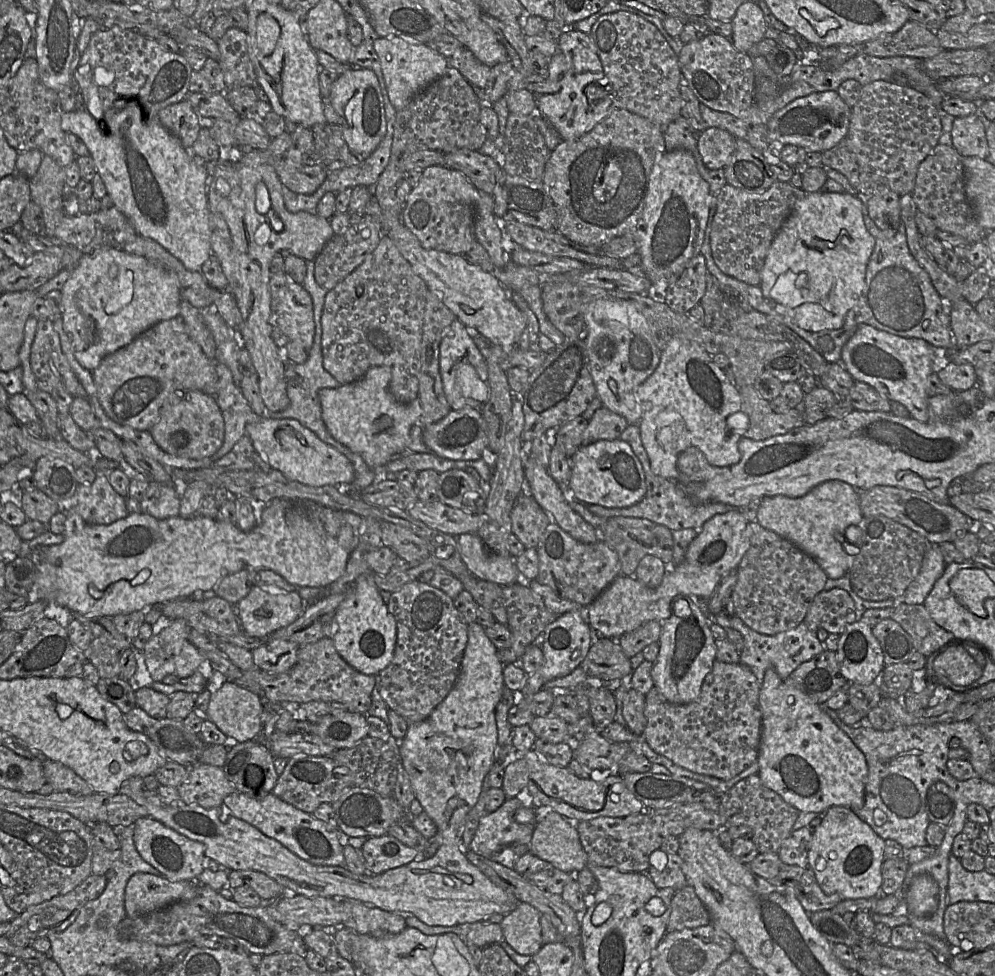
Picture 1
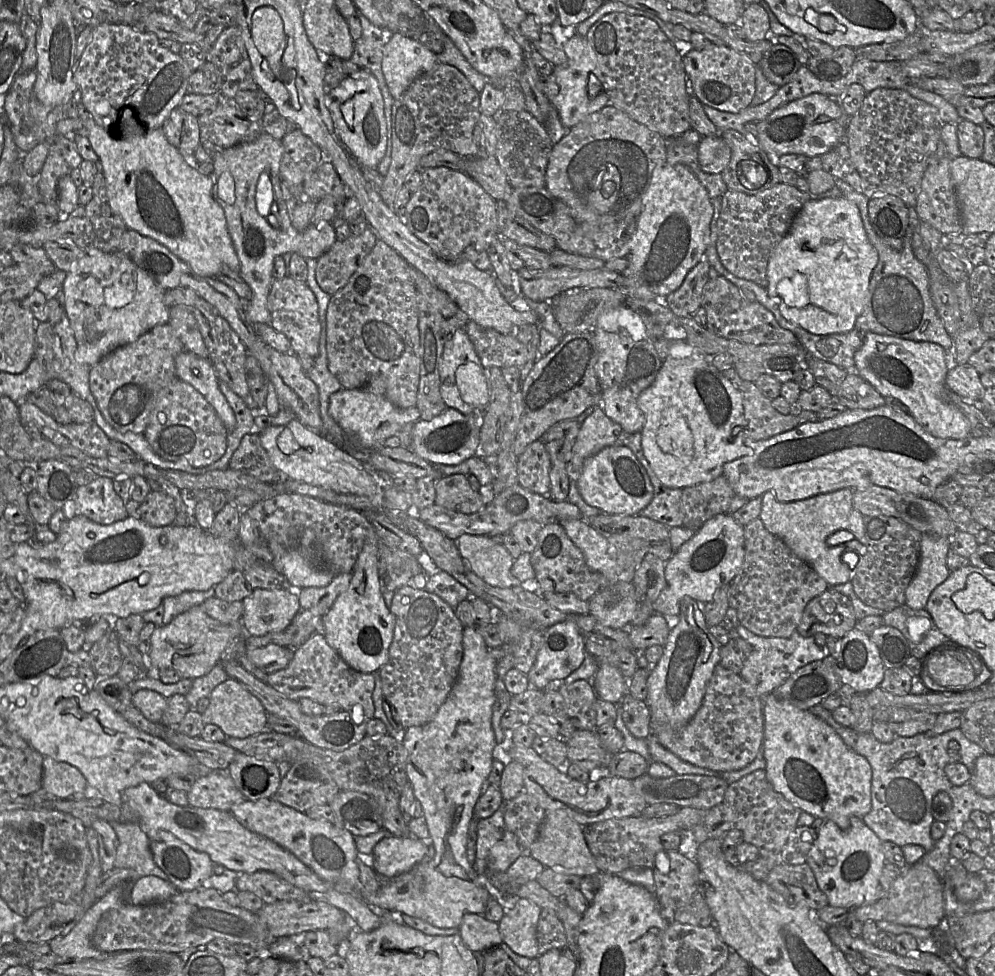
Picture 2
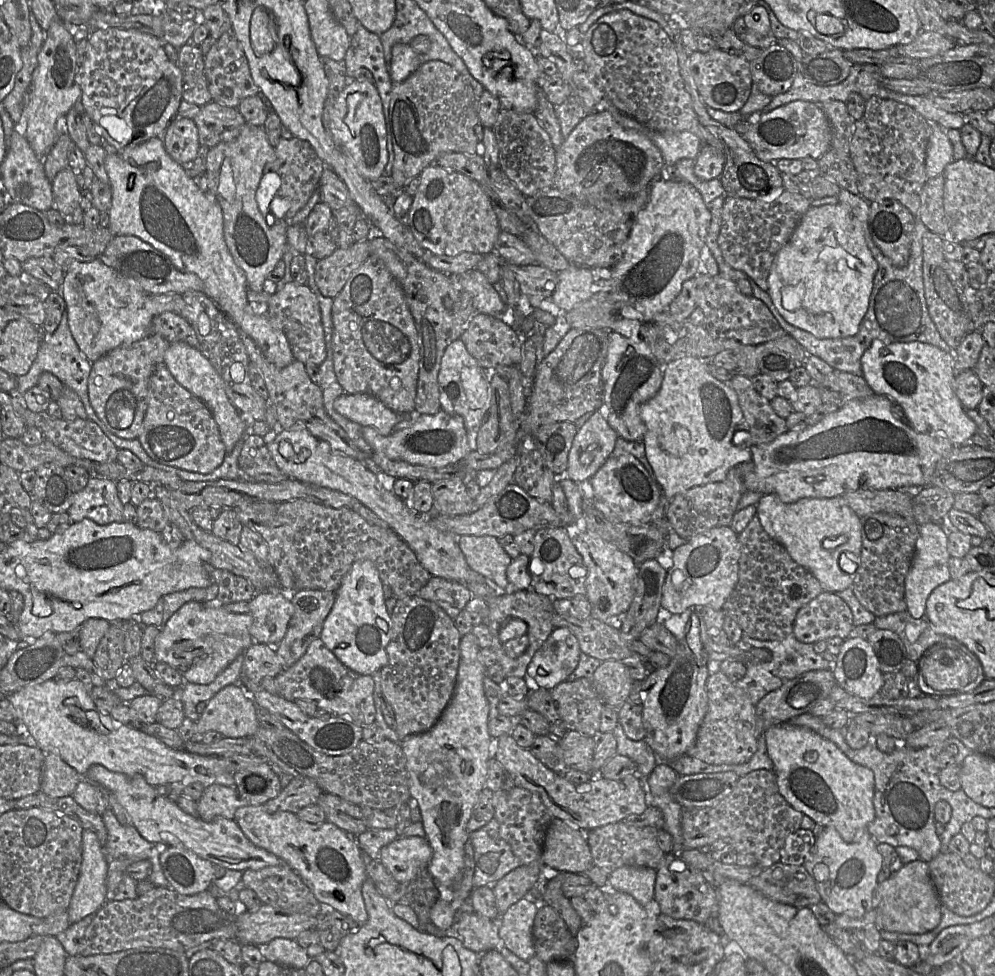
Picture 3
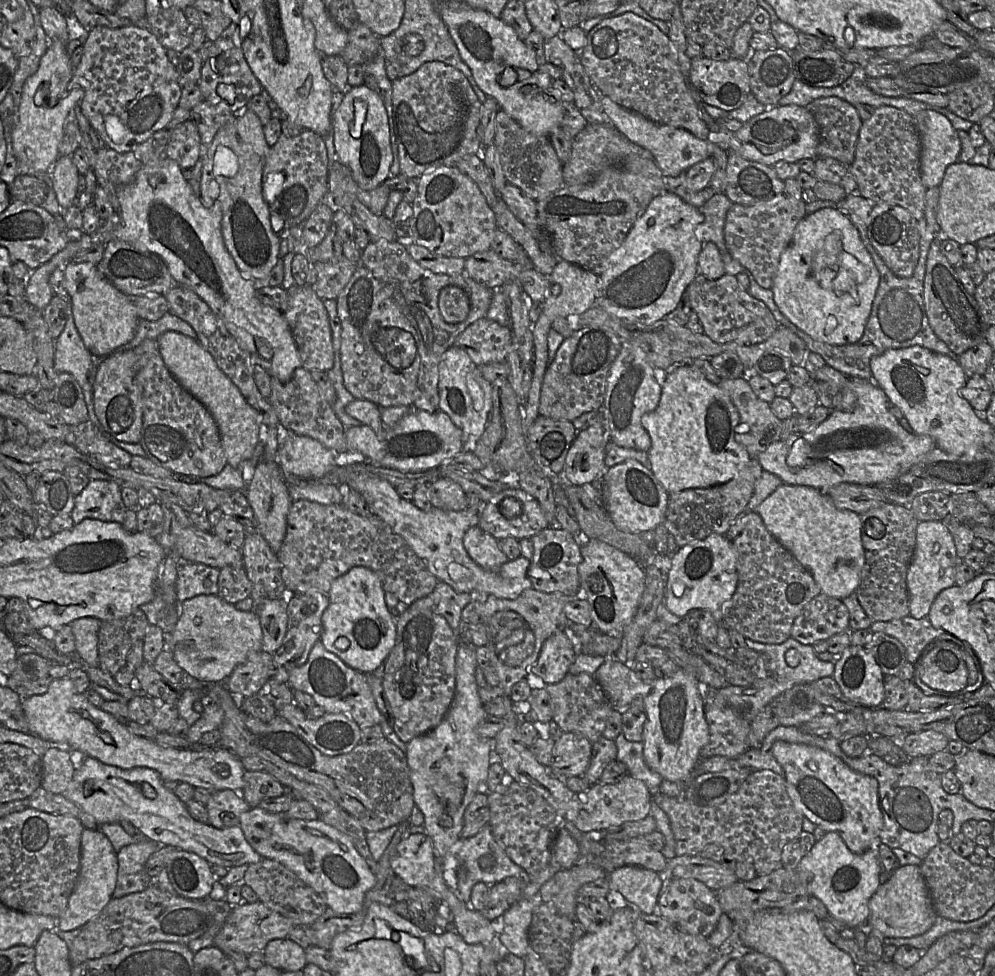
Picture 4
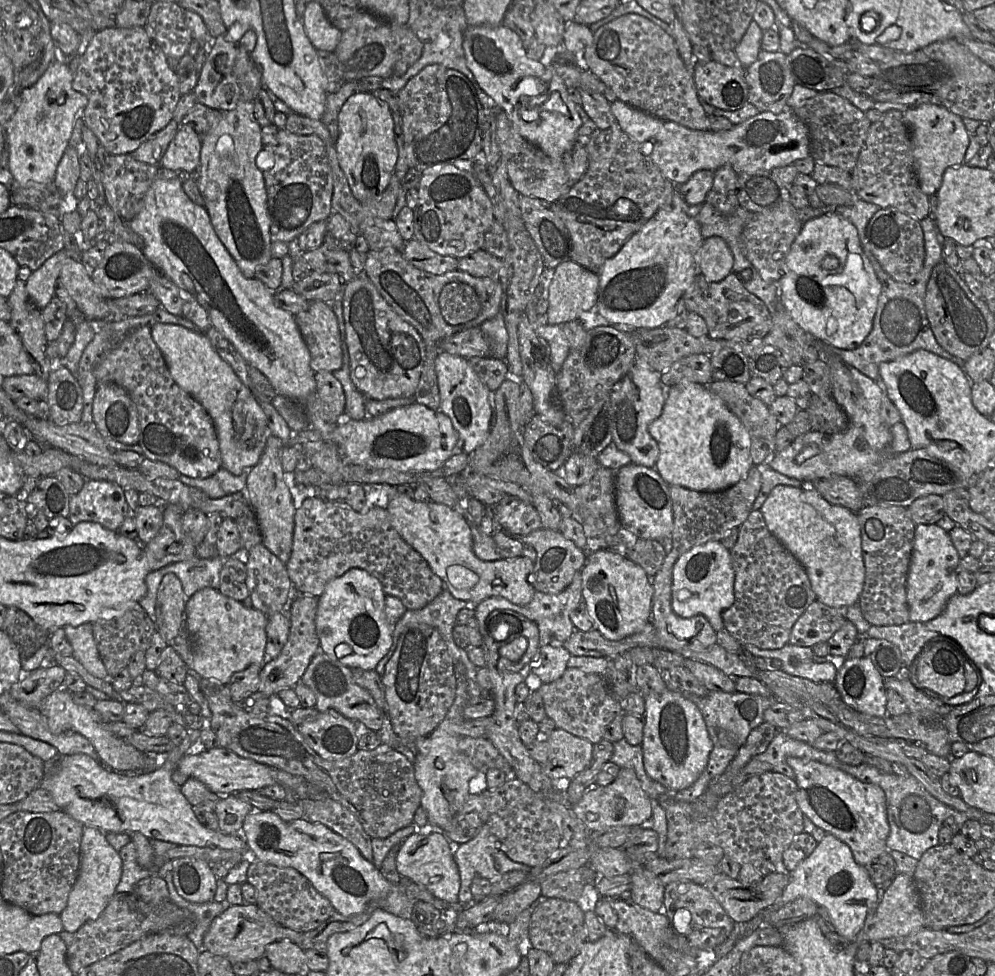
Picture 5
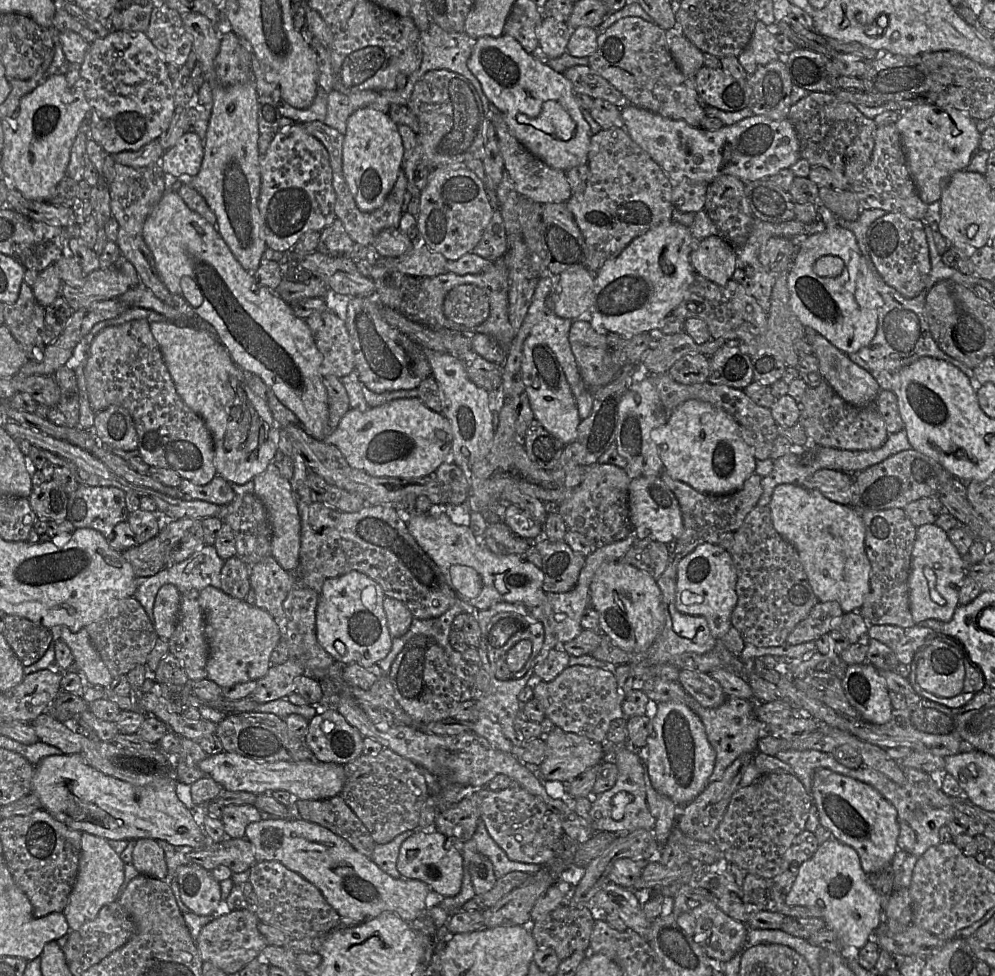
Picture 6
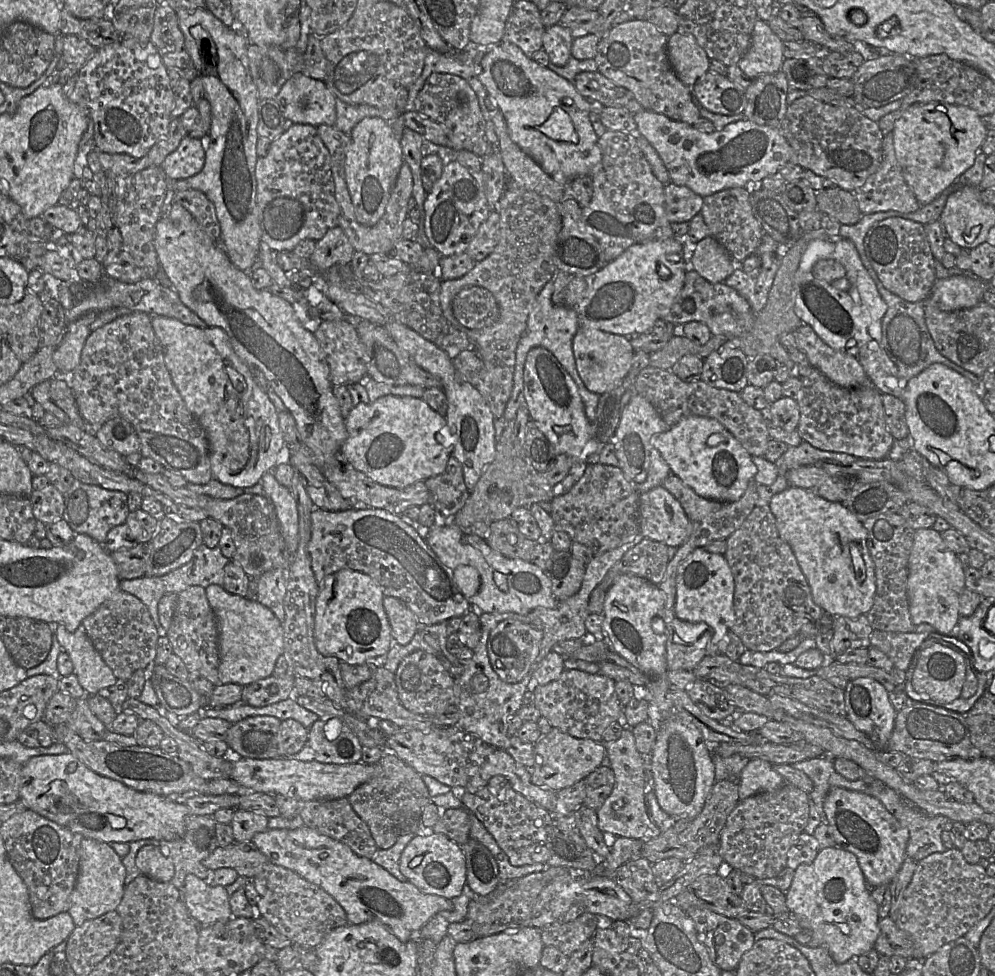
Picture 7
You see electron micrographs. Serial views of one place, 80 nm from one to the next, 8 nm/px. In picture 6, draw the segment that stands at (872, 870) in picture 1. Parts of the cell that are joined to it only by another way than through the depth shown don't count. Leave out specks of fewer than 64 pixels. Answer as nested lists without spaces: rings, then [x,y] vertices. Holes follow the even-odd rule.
[[[835,838],[820,844],[813,856],[799,865],[790,891],[785,895],[789,906],[803,906],[815,909],[826,923],[826,928],[835,932],[842,947],[861,949],[882,923],[881,901],[877,892],[868,883],[866,873],[860,865],[857,852]]]

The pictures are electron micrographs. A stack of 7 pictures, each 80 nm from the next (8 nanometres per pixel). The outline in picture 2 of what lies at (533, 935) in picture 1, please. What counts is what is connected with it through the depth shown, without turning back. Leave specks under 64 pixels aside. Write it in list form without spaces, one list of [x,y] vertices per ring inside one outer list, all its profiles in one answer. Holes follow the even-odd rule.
[[[502,896],[504,916],[498,922],[504,943],[513,952],[530,959],[537,958],[537,925],[541,908],[526,898]]]

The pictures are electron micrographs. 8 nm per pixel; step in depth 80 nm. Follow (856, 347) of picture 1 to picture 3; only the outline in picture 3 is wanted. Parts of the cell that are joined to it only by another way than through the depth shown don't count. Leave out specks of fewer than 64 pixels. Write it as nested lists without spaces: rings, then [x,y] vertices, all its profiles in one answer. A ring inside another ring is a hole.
[[[877,339],[861,357],[861,376],[876,394],[889,397],[903,408],[915,431],[943,435],[954,445],[962,446],[970,444],[976,432],[976,424],[968,416],[956,395],[954,383],[957,373],[956,362],[952,355],[937,346],[923,342],[885,343]]]

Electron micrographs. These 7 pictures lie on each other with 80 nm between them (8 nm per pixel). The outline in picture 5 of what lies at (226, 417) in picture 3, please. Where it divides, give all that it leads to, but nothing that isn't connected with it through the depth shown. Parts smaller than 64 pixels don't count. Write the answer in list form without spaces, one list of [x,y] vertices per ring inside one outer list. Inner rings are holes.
[[[163,323],[153,325],[151,334],[175,383],[198,401],[211,417],[219,442],[221,467],[239,475],[245,468],[256,465],[265,447],[268,427],[265,413],[250,389],[219,356],[204,334]]]

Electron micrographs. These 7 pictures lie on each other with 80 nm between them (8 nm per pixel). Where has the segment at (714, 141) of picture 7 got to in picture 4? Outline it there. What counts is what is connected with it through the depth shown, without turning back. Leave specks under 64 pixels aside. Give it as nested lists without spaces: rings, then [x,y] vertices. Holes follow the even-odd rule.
[[[601,95],[601,100],[608,122],[628,140],[648,150],[665,177],[677,177],[686,172],[694,164],[711,157],[713,146],[718,146],[697,138],[688,130],[655,123],[639,113],[623,108],[606,95]],[[799,105],[768,107],[765,112],[744,123],[734,135],[739,143],[738,154],[740,156],[767,166],[773,166],[778,161],[796,163],[804,158],[815,160],[818,157],[819,128],[817,122],[813,114],[806,107]]]

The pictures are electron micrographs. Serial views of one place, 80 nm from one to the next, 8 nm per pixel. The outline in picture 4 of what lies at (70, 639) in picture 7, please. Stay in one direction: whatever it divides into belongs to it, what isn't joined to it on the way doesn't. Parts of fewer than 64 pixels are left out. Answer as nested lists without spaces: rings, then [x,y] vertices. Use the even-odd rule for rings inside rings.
[[[83,617],[69,623],[75,638],[75,655],[81,662],[99,667],[98,631],[101,621],[95,617]]]

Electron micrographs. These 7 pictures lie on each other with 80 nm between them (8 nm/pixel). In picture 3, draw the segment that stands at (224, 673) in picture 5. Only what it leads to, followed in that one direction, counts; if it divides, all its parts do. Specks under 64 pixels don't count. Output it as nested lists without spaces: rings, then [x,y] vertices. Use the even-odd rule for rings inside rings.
[[[187,602],[164,627],[160,627],[154,643],[156,661],[176,669],[185,682],[210,684],[237,656],[252,645],[252,623],[253,617],[250,613],[232,613],[220,604]]]

